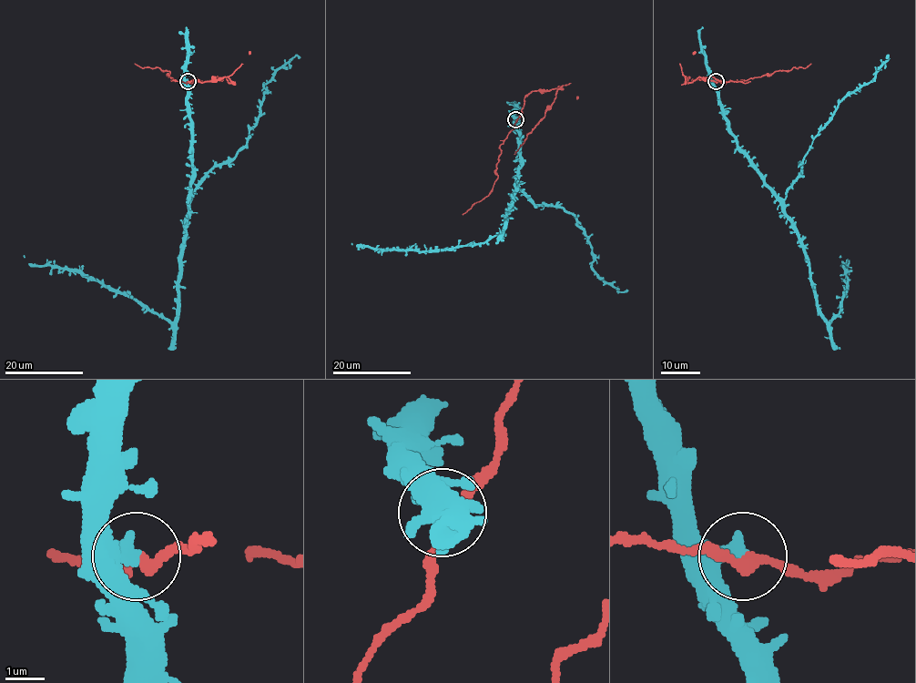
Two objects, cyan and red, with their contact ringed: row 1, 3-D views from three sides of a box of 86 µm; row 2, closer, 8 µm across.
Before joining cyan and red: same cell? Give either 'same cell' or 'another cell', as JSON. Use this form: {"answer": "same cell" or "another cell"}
{"answer": "another cell"}

